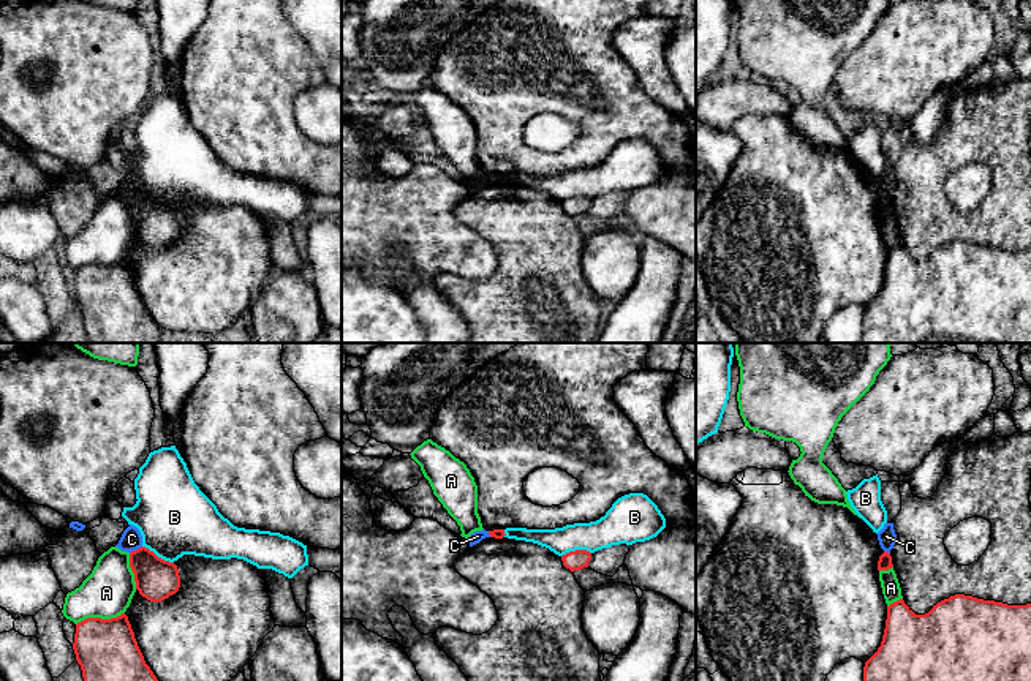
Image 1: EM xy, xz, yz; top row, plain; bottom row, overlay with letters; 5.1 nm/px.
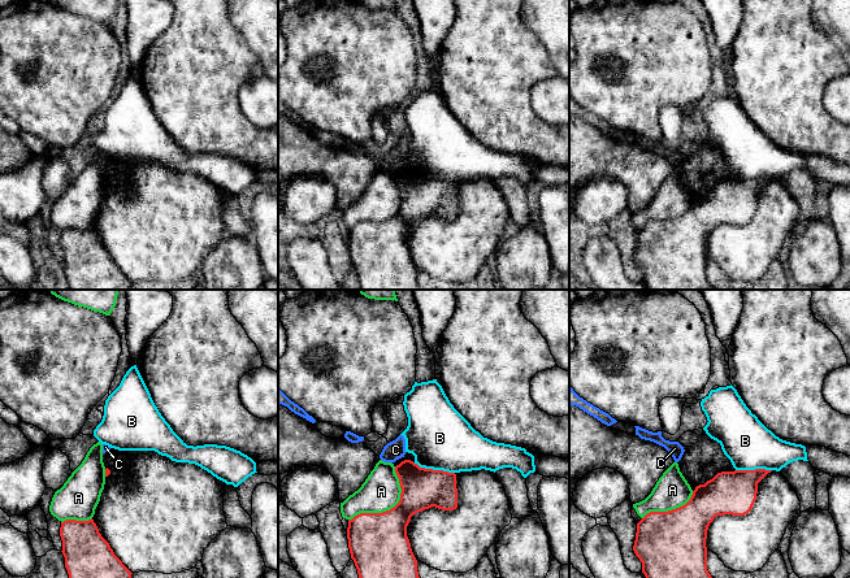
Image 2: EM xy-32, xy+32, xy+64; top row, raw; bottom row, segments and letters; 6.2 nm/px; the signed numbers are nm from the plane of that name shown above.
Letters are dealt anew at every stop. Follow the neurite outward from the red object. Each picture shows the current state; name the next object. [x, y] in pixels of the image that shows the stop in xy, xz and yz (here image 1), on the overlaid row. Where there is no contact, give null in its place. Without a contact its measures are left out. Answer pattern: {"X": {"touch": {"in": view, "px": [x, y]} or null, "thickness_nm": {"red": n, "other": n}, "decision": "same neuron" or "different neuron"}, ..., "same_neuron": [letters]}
{"A": {"touch": {"in": "xy", "px": [100, 618]}, "thickness_nm": {"red": 320, "other": 260}, "decision": "different neuron"}, "B": {"touch": {"in": "xy", "px": [157, 556]}, "thickness_nm": {"red": 220, "other": 380}, "decision": "different neuron"}, "C": {"touch": {"in": "xy", "px": [135, 550]}, "thickness_nm": {"red": 220, "other": 110}, "decision": "different neuron"}, "same_neuron": []}

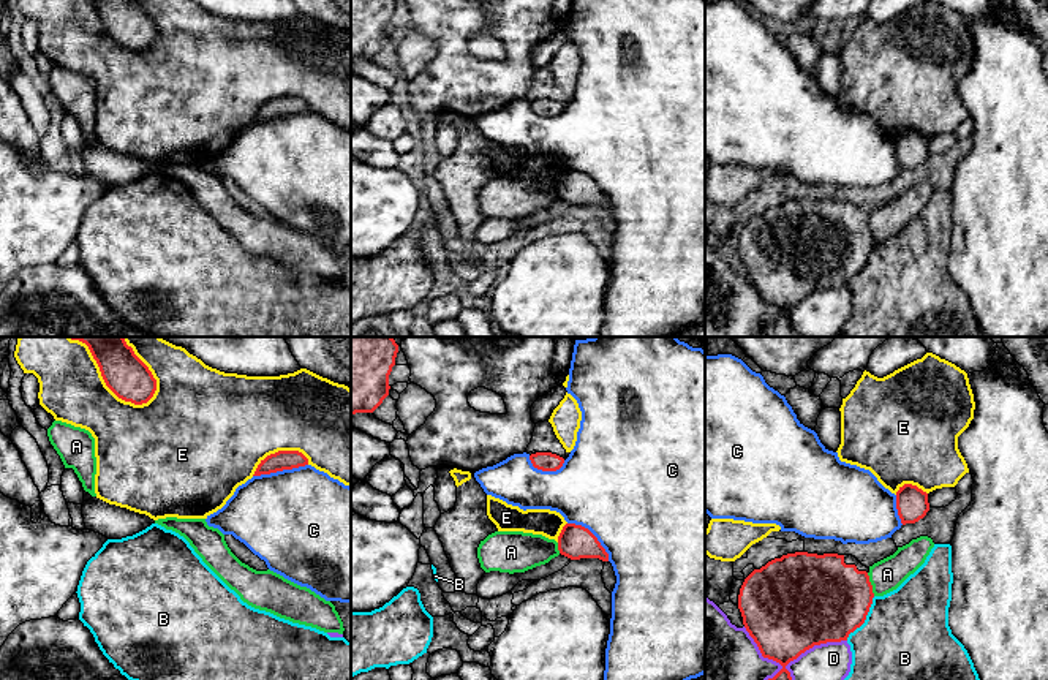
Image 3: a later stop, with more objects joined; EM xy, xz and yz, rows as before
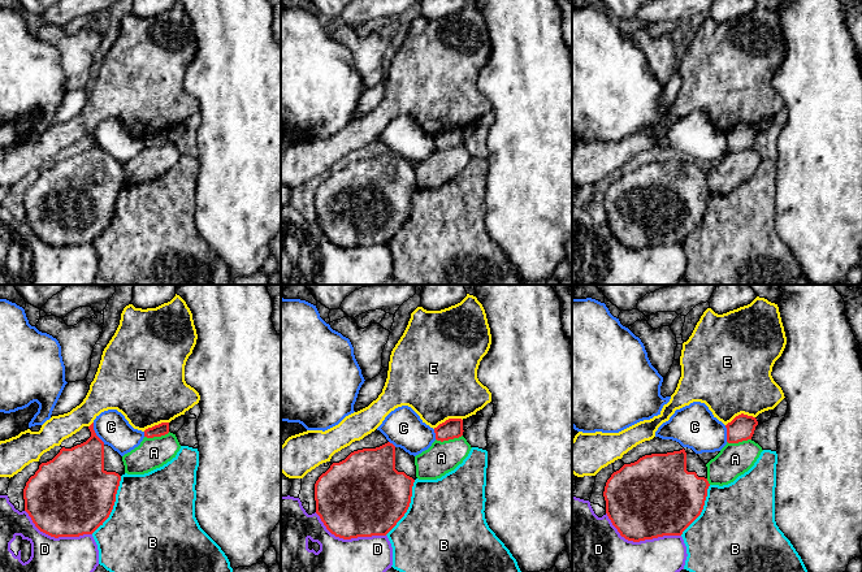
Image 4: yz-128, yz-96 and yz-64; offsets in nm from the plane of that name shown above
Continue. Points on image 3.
{"A": {"touch": {"in": "yz", "px": [870, 584]}, "thickness_nm": {"red": 440, "other": 160}, "decision": "different neuron"}, "B": {"touch": {"in": "yz", "px": [865, 619]}, "thickness_nm": {"red": 440, "other": 440}, "decision": "different neuron"}, "C": {"touch": {"in": "xy", "px": [280, 470]}, "thickness_nm": {"red": 100, "other": 500}, "decision": "different neuron"}, "D": {"touch": {"in": "yz", "px": [791, 660]}, "thickness_nm": {"red": 440, "other": 190}, "decision": "different neuron"}, "E": {"touch": {"in": "xy", "px": [103, 378]}, "thickness_nm": {"red": 220, "other": 320}, "decision": "different neuron"}, "same_neuron": []}

